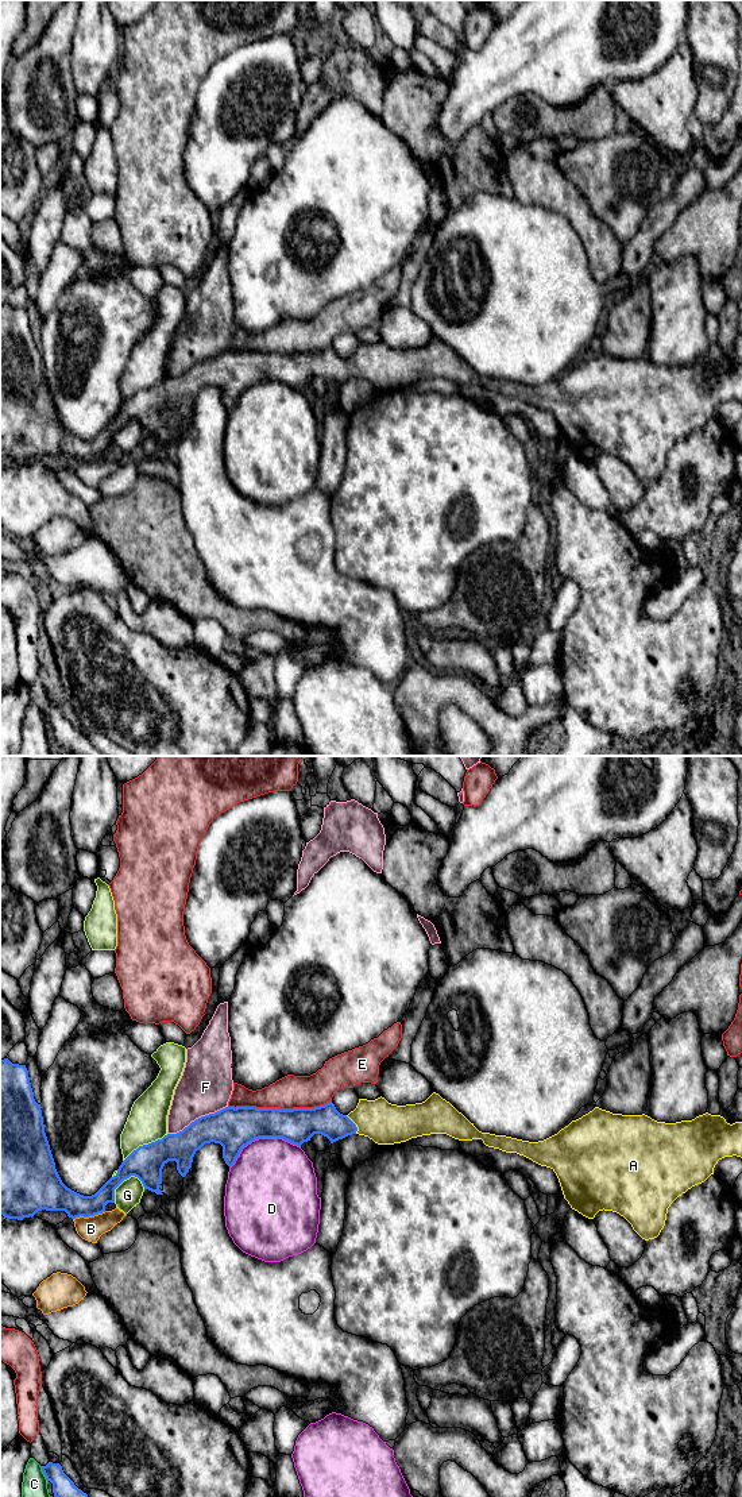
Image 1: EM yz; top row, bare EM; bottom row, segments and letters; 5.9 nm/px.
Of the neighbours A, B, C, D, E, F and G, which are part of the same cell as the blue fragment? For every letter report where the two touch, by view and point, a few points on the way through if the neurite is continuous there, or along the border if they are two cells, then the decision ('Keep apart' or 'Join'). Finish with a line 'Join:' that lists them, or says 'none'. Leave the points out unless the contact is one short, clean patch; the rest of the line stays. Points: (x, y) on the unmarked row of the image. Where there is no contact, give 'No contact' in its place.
A: Touches blue at yz (355, 369). Path across: yz (325, 363), (332, 369), (355, 369), (385, 367). Join
B: Touches blue at yz (89, 459). Keep apart
C: Touches blue at yz (43, 717). Keep apart
D: Touches blue at yz (261, 381). Keep apart
E: Touches blue at yz (279, 352). Keep apart
F: Touches blue at yz (198, 362). Keep apart
G: Touches blue at yz (122, 425). Keep apart
Join: A

